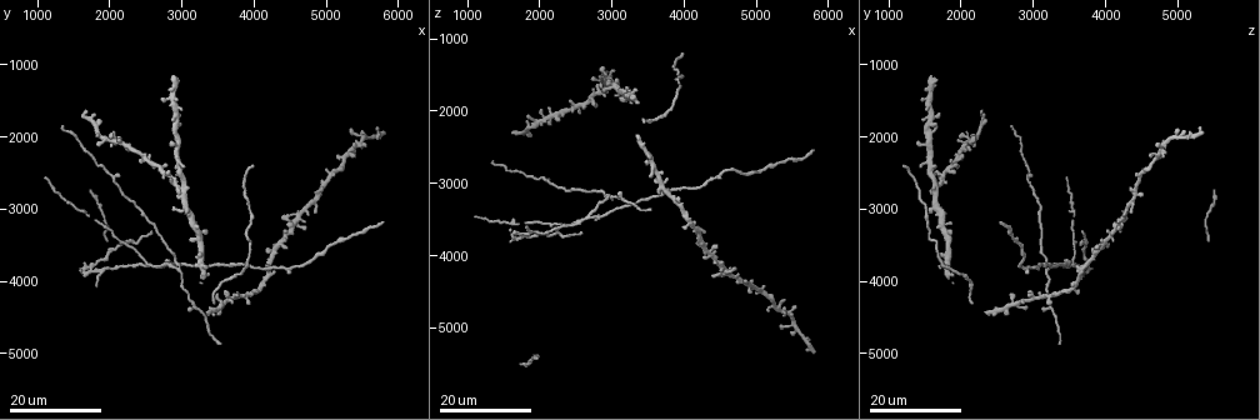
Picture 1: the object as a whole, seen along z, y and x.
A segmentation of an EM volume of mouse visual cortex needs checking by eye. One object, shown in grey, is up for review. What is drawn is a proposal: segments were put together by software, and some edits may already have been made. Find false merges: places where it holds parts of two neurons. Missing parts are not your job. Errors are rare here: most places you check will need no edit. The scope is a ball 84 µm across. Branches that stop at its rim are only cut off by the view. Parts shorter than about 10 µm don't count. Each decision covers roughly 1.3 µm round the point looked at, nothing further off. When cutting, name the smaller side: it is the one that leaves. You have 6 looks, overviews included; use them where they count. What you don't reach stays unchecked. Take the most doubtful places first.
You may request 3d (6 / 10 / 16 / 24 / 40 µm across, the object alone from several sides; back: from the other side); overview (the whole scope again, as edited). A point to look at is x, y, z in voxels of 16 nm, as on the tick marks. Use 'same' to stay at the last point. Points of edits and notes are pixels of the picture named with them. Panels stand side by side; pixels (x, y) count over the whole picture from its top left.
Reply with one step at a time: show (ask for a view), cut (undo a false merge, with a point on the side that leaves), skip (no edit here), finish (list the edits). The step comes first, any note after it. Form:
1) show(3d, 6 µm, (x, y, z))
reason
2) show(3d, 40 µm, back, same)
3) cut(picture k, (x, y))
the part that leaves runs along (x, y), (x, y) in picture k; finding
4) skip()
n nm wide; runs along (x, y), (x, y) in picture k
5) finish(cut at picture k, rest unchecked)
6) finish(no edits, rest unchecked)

show(3d, 16 µm, (2950, 3850, 3200))
a fork

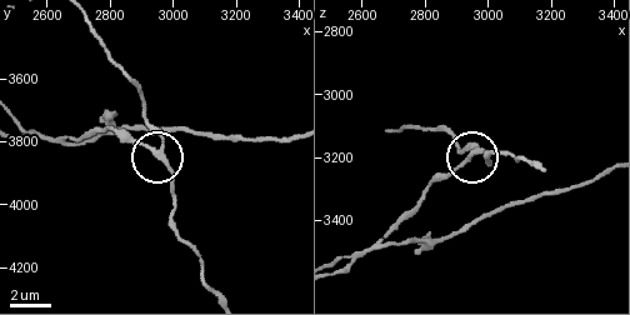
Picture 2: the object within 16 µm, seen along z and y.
show(3d, 6 µm, (2960, 3840, 3180))
zoom in

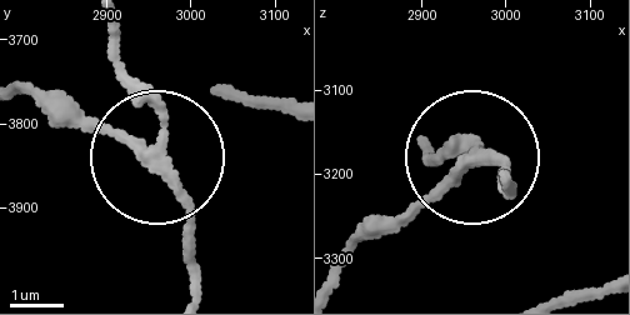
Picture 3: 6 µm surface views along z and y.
skip()
3 arms; runs along (341, 261), (408, 221), (475, 154), (515, 194) in picture 3; continuous, no second neuron

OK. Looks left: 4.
show(3d, 24 µm, (2000, 2500, 2950))
sudden change in width

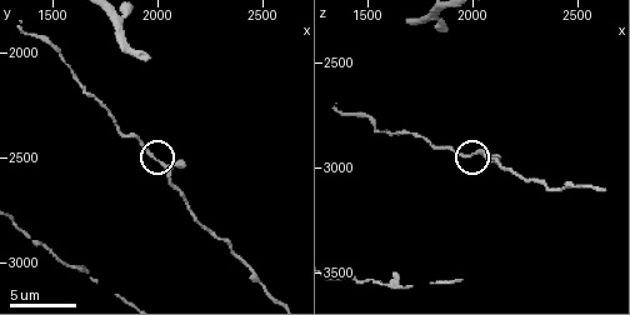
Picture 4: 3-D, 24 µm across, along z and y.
show(3d, 10 µm, (2020, 2540, 2930))
zoom in

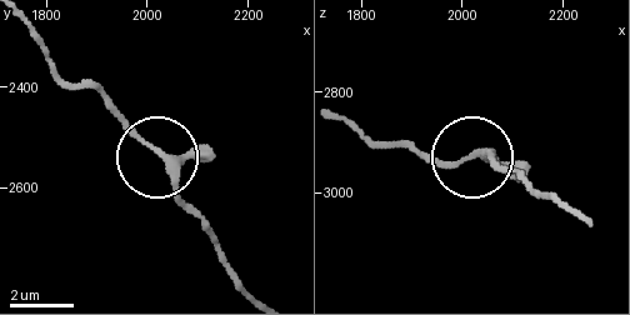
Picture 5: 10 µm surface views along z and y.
skip()
runs along (576, 216), (494, 160), (410, 151) in picture 5; continuous, no second neuron

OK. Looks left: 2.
show(3d, 24 µm, (3150, 4350, 3250))
three-way junction

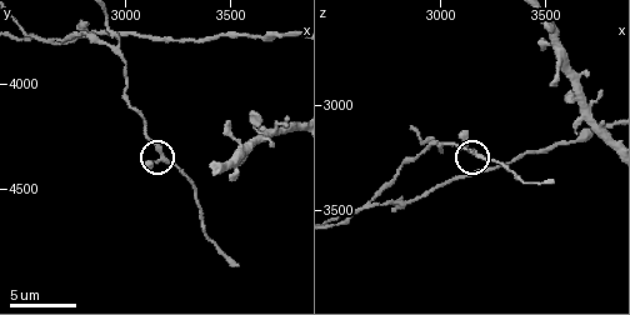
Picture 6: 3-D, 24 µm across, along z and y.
show(3d, 6 µm, (3190, 4350, 3250))

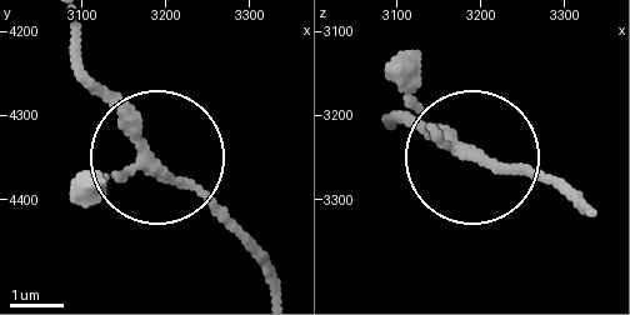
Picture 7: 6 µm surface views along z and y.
skip()
3 arms; runs along (75, 23), (88, 90), (271, 274) in picture 7; one neuron here

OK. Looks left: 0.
finish(no edits, rest unchecked)

